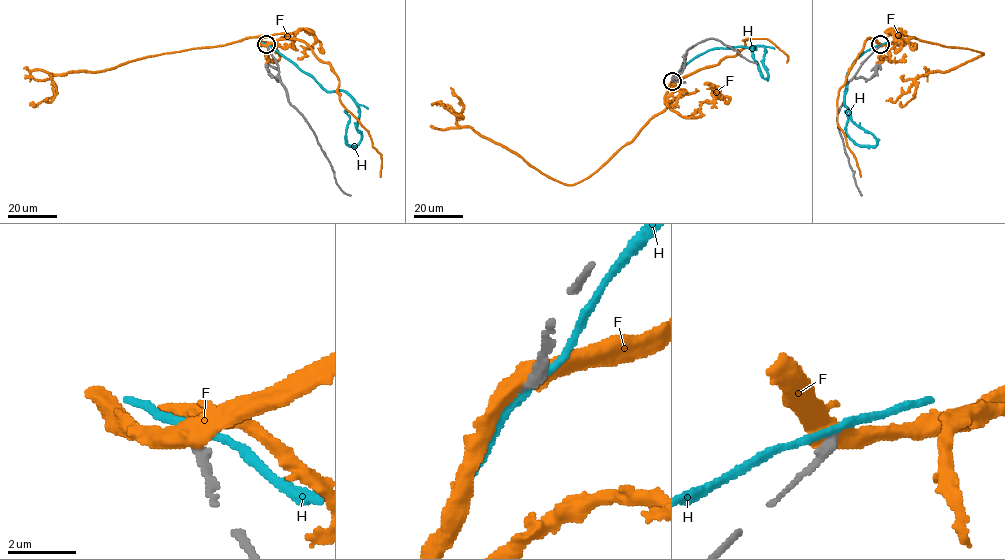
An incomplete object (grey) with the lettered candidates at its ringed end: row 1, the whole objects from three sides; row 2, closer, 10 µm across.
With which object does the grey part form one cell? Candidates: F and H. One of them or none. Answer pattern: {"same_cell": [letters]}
{"same_cell": []}

